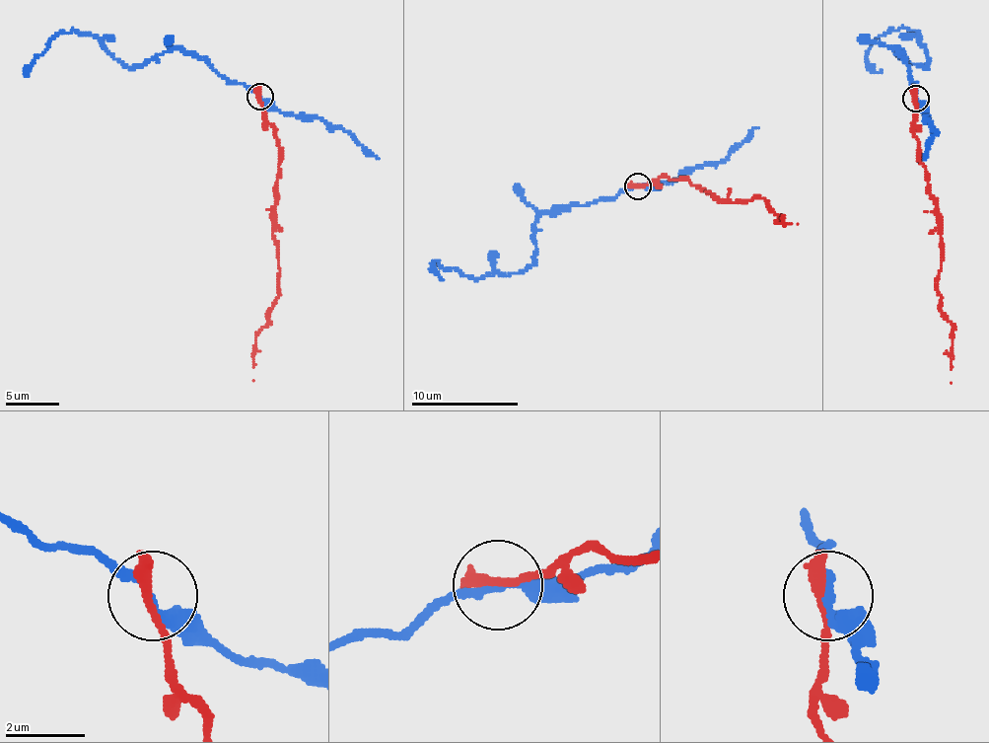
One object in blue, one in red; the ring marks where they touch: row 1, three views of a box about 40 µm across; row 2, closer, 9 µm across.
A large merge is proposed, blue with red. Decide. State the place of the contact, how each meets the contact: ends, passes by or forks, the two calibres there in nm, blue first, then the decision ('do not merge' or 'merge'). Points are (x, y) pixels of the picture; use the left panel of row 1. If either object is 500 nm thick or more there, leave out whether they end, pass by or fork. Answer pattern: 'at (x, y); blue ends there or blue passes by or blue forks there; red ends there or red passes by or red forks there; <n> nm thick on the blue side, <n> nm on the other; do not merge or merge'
at (259, 96); blue passes by; red ends there; 240 nm thick on the blue side, 360 nm on the other; do not merge

